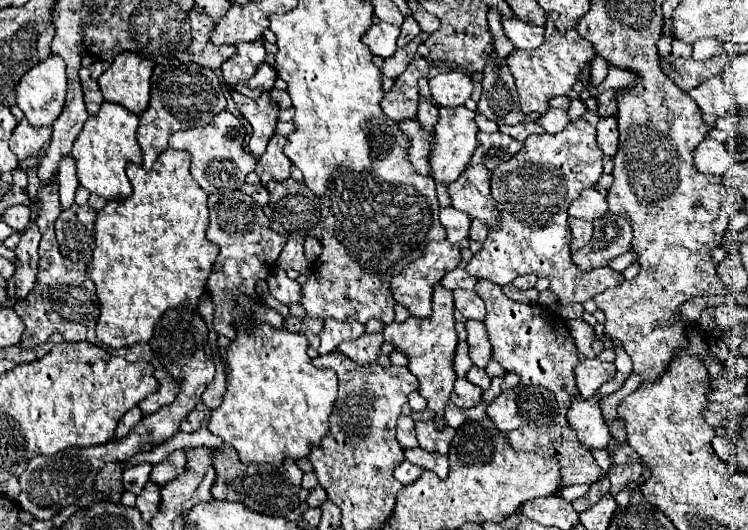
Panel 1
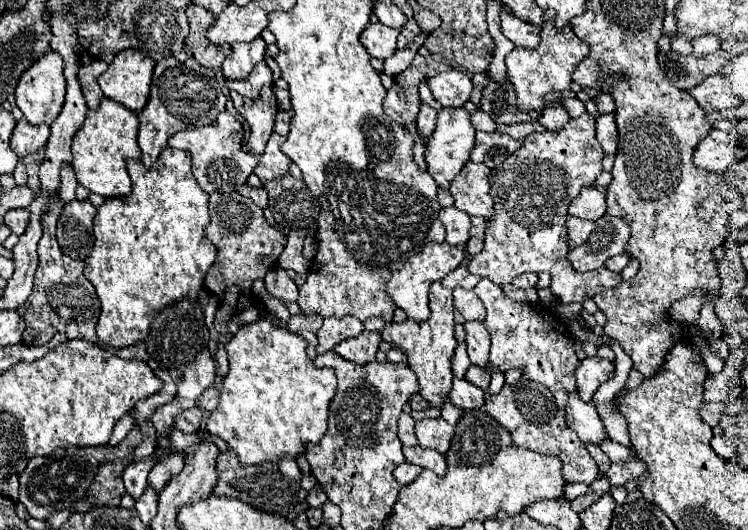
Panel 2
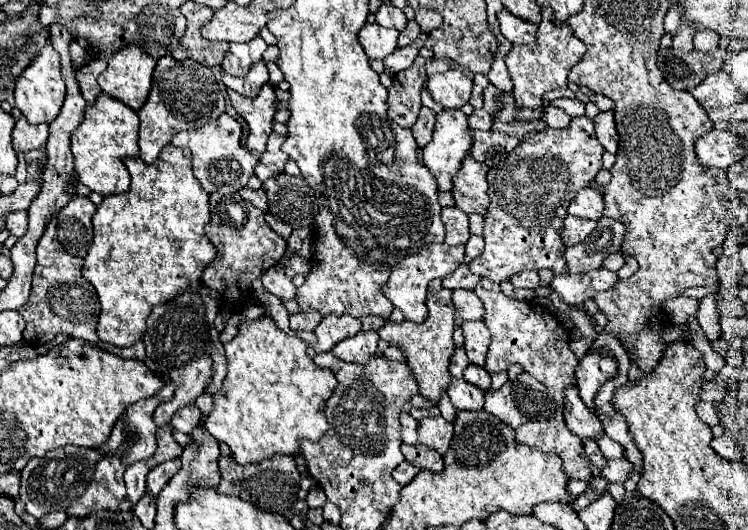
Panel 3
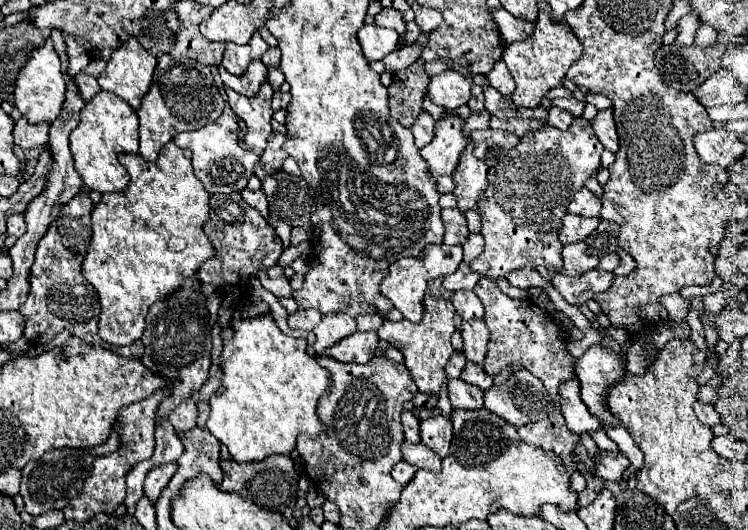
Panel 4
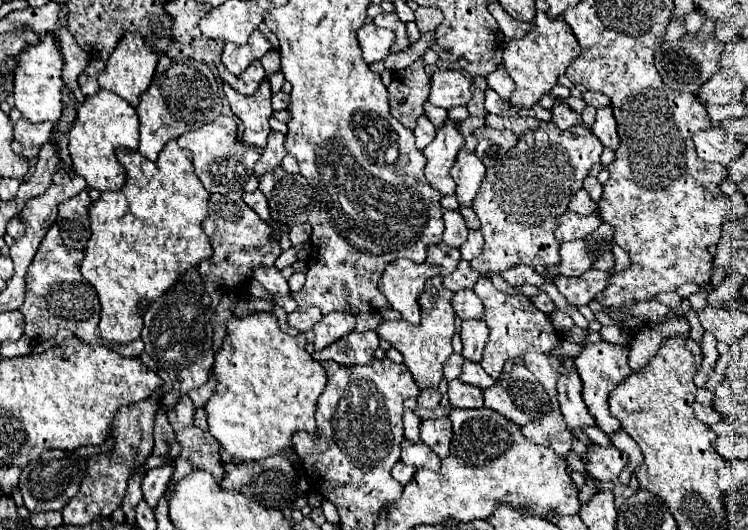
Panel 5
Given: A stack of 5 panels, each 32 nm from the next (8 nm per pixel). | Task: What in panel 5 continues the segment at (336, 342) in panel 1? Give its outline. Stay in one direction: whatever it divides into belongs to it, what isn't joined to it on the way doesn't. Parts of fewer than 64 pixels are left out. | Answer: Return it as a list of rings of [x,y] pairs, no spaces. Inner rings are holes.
[[[330,312],[330,314],[322,316],[322,320],[314,326],[314,334],[316,334],[314,350],[316,352],[324,350],[332,342],[336,342],[342,336],[346,336],[348,332],[352,332],[354,326],[356,326],[354,316],[350,316],[346,312]]]

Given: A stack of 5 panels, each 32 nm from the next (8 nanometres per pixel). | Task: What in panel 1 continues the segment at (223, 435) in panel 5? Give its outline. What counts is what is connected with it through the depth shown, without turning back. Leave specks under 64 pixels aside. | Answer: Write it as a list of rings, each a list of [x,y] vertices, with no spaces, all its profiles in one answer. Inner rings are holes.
[[[266,324],[254,328],[252,334],[242,332],[236,342],[230,342],[228,364],[232,368],[232,374],[226,384],[222,404],[212,412],[208,420],[208,430],[220,436],[224,442],[232,444],[244,464],[266,462],[280,468],[284,460],[298,460],[302,456],[308,456],[312,448],[322,446],[324,436],[330,432],[330,414],[334,412],[338,398],[338,376],[332,370],[316,368],[306,350],[308,340],[304,334],[274,330]]]

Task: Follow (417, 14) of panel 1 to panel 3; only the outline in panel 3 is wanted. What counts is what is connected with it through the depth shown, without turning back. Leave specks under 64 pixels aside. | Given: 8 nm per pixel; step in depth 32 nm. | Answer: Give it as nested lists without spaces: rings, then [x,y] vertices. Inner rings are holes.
[[[416,6],[414,10],[416,10],[416,18],[414,20],[420,24],[422,32],[432,32],[442,24],[442,16],[440,14],[436,14],[432,10],[426,10],[424,6]]]

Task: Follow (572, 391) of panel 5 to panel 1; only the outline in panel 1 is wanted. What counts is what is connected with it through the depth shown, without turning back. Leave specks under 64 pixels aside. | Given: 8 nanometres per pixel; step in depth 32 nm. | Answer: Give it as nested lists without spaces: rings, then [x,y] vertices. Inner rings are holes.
[[[596,397],[589,400],[574,400],[572,408],[568,410],[568,422],[576,430],[578,440],[588,450],[604,450],[608,446],[610,432],[602,418]]]

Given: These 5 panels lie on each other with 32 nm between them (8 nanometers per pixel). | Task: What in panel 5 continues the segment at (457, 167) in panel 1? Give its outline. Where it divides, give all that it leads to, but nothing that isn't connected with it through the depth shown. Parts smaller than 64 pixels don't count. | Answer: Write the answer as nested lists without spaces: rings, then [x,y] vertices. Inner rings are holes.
[[[448,118],[436,130],[436,138],[422,150],[422,154],[428,160],[426,176],[440,194],[452,194],[456,188],[450,176],[450,168],[456,164],[458,152],[462,148],[464,148],[464,138],[458,130],[458,122]]]

